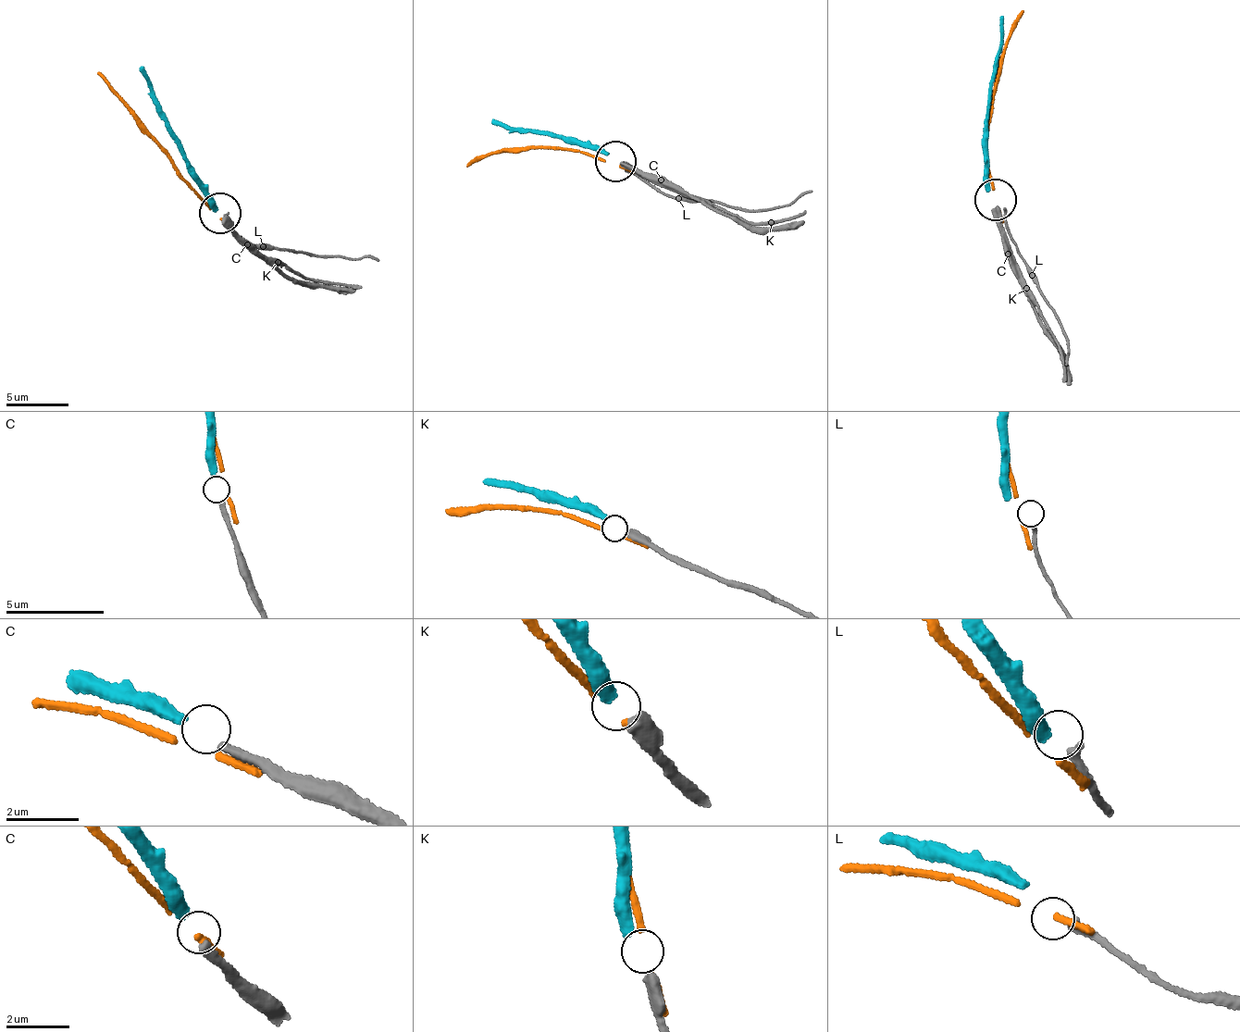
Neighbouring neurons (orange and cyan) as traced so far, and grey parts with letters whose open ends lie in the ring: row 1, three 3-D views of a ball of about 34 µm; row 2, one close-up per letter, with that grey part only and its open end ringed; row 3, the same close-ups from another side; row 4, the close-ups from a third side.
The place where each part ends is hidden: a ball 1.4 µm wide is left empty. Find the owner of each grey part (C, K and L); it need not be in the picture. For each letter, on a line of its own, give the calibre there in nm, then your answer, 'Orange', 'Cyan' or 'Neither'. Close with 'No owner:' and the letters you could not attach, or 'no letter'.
C: Thickness 260 nm. Cyan
K: Thickness 440 nm. Neither
L: Thickness 240 nm. Neither
No owner: K, L

